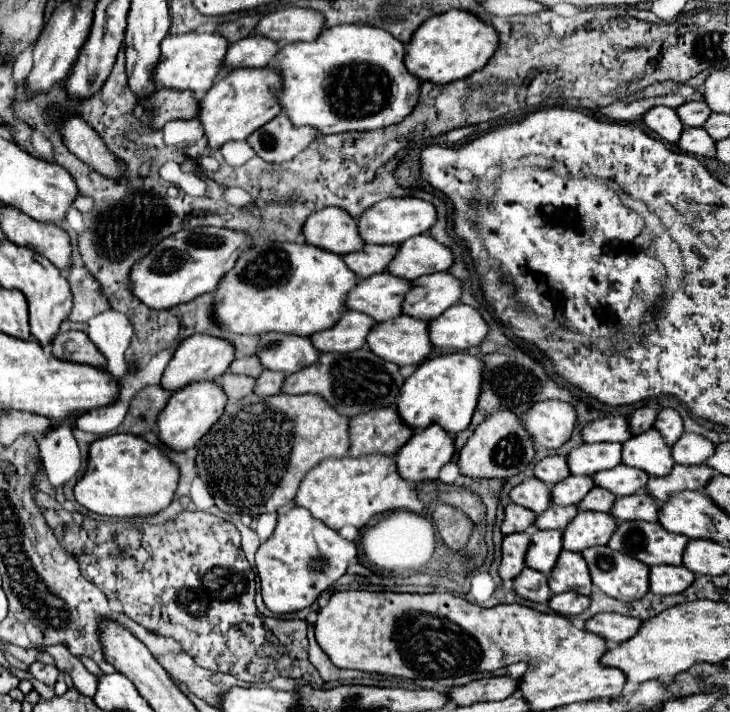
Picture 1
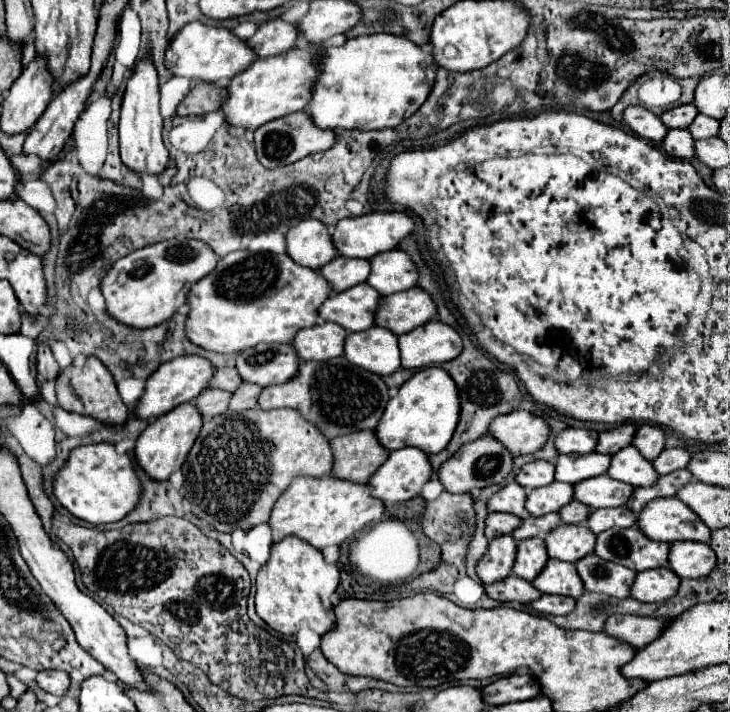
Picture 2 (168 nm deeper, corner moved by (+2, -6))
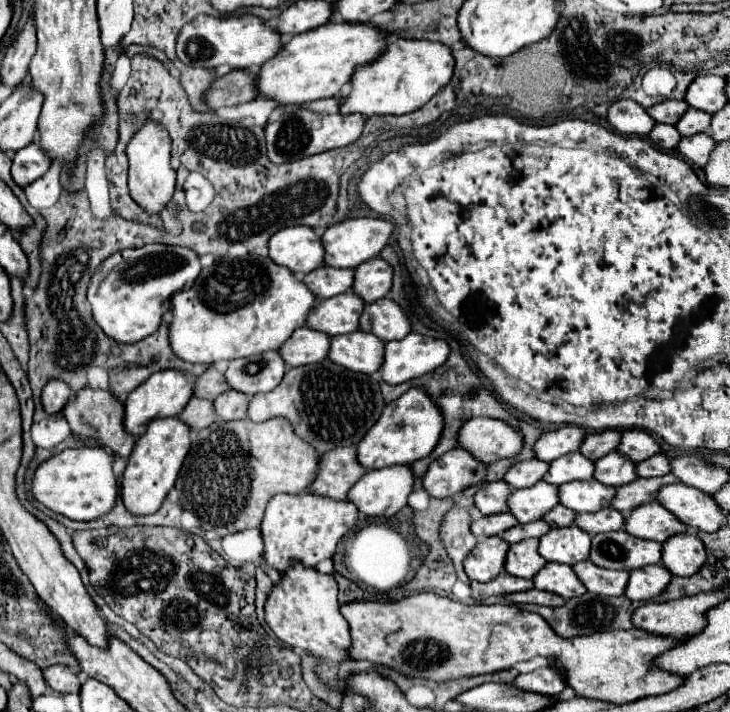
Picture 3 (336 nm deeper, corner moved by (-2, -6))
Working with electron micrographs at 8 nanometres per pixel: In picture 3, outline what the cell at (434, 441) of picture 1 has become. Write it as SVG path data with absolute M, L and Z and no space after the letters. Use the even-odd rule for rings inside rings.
M390 466L382 470L372 470L372 472L366 472L350 488L348 502L354 502L354 506L358 506L358 512L368 518L378 518L378 516L390 518L406 506L406 498L412 492L412 484L414 484L414 476L410 472L410 466Z

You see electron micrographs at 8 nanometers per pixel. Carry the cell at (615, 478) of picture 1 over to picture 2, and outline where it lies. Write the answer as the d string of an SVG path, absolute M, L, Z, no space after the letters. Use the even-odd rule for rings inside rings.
M602 474L600 478L588 478L574 486L574 498L588 504L590 508L614 508L624 506L634 492L632 486L624 482L614 482L614 478Z

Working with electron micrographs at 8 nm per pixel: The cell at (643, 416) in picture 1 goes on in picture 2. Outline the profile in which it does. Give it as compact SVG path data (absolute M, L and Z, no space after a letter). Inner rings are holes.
M620 424L612 430L604 430L598 438L598 446L596 452L602 454L616 454L618 450L622 450L624 446L628 446L634 440L634 424Z

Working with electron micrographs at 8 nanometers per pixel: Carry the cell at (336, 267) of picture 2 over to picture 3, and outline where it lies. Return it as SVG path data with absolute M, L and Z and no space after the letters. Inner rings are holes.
M320 266L314 272L306 274L302 282L316 298L332 298L350 290L354 282L354 270L334 270L330 266Z

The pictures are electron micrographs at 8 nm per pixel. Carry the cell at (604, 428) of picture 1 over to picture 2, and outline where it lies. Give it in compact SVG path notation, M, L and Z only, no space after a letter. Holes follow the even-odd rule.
M566 428L556 438L556 448L560 454L590 454L596 450L598 432L586 428Z

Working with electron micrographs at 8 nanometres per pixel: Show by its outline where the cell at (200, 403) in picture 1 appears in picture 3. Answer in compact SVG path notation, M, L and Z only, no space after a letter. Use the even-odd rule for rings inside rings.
M160 418L148 424L148 430L142 434L142 438L136 440L136 446L128 458L128 466L122 478L120 496L128 512L132 512L134 516L146 516L154 514L162 506L166 494L172 490L176 482L188 448L190 428L178 418Z

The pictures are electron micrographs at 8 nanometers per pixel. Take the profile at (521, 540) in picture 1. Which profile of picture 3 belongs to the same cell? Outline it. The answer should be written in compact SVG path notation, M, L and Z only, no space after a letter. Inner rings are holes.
M490 536L478 540L470 556L464 560L464 572L470 580L488 582L490 578L496 578L504 572L504 558L508 552L508 542L504 542L500 536Z

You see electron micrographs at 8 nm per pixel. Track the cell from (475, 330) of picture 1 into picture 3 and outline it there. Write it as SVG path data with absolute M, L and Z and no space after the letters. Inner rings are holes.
M410 332L402 340L384 344L384 362L380 366L386 384L402 384L412 378L424 376L448 358L448 344L430 336Z

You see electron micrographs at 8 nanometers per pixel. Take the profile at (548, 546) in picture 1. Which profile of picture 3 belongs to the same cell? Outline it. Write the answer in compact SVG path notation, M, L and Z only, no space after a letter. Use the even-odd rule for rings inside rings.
M526 538L510 546L504 562L504 572L518 578L534 578L534 574L522 574L522 572L538 572L544 564L546 560L538 554L538 540Z

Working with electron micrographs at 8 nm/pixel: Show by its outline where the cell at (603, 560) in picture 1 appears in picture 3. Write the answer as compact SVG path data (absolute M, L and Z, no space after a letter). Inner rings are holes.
M590 560L578 562L572 568L590 594L622 596L626 590L626 584L628 584L628 572L626 570L598 568Z

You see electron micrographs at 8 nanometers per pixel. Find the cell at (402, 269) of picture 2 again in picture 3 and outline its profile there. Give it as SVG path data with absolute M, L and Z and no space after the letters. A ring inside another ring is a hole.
M372 258L354 270L352 290L366 304L388 296L392 284L392 268L382 258Z

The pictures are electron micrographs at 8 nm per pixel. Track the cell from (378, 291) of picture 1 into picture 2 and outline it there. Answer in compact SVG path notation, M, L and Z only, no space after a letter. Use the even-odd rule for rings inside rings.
M356 284L346 292L330 296L320 306L320 318L336 322L348 332L362 332L374 326L374 306L378 306L378 292L372 286Z

